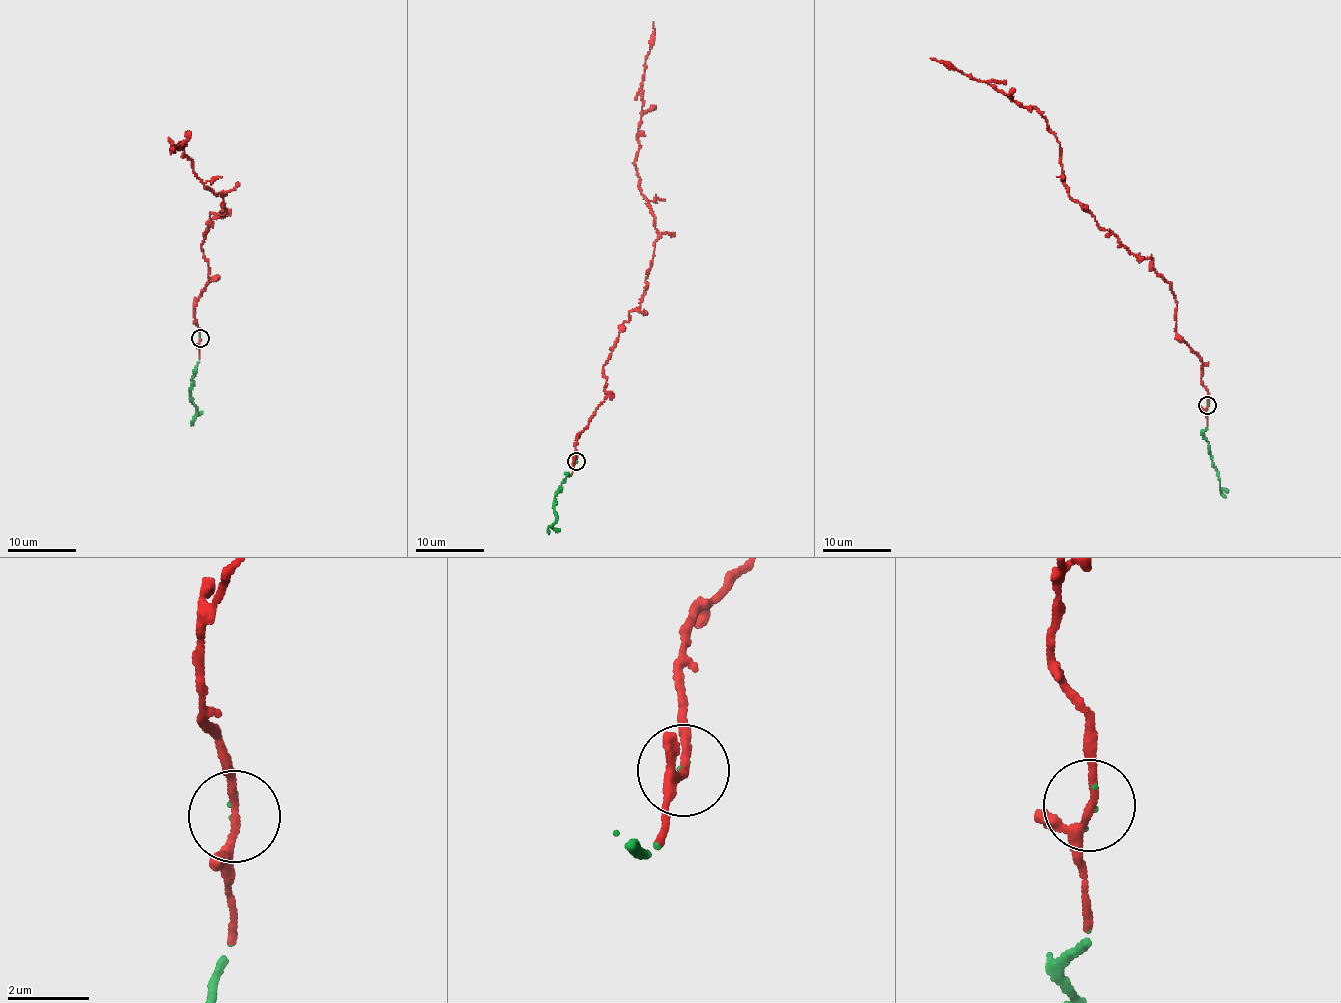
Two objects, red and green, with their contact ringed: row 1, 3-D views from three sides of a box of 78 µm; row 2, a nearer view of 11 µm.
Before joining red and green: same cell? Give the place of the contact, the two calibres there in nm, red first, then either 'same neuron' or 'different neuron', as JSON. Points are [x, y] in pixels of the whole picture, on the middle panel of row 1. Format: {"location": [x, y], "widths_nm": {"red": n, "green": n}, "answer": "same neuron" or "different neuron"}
{"location": [576, 461], "widths_nm": {"red": 140, "green": 50}, "answer": "same neuron"}

